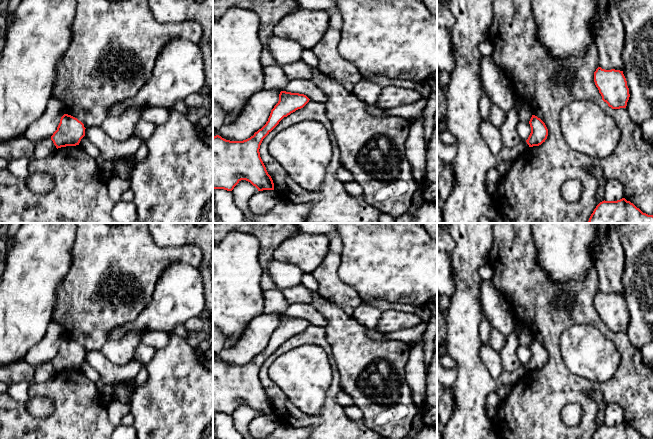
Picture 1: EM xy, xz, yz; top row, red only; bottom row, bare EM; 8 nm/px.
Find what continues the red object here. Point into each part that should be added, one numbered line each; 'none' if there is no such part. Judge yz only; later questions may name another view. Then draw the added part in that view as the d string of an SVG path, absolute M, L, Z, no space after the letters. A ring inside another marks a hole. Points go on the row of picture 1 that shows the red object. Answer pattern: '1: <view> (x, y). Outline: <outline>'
none

